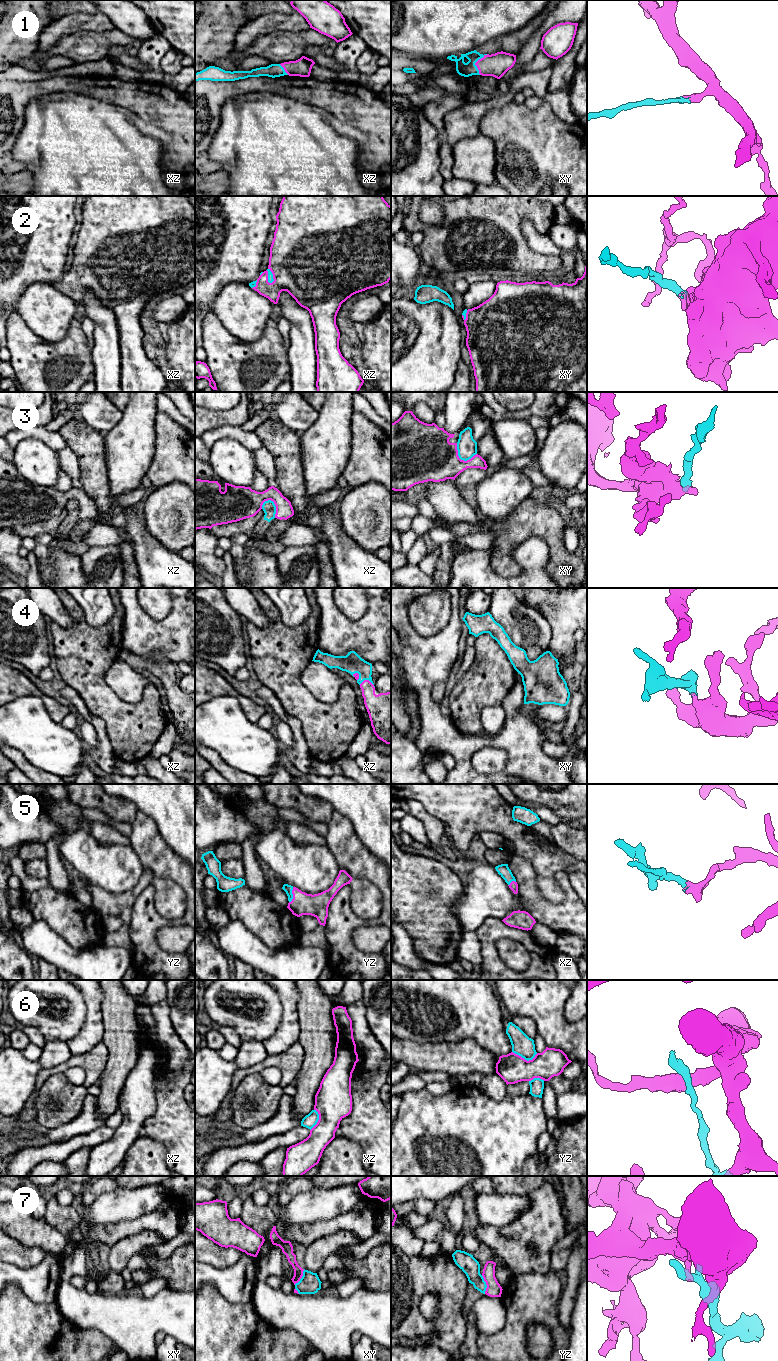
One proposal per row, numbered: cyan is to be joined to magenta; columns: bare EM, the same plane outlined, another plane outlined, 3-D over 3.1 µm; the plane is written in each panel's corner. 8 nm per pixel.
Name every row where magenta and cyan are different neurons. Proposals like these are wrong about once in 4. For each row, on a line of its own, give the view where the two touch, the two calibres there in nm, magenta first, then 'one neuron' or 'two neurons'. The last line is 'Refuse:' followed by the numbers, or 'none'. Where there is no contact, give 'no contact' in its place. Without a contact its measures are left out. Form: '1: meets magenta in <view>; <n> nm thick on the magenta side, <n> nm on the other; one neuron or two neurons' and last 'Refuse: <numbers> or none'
1: meets magenta in xy; 190 nm thick on the magenta side, 110 nm on the other; one neuron
2: meets magenta in xz; 420 nm thick on the magenta side, 50 nm on the other; one neuron
3: meets magenta in xy; 400 nm thick on the magenta side, 160 nm on the other; two neurons
4: meets magenta in xz; 220 nm thick on the magenta side, 160 nm on the other; one neuron
5: meets magenta in yz; 180 nm thick on the magenta side, 70 nm on the other; one neuron
6: meets magenta in yz; 240 nm thick on the magenta side, 170 nm on the other; two neurons
7: meets magenta in yz; 120 nm thick on the magenta side, 150 nm on the other; two neurons
Refuse: 3, 6, 7

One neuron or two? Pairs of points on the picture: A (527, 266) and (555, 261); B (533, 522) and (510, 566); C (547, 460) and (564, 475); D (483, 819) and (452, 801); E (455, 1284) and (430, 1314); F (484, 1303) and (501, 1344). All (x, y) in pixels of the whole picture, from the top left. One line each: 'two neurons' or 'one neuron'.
A: one neuron
B: one neuron
C: one neuron
D: one neuron
E: two neurons
F: two neurons

